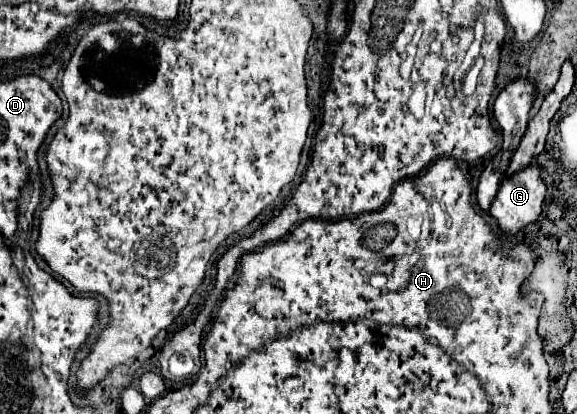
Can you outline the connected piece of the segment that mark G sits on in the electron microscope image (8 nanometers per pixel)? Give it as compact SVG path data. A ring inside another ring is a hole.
M529 165L501 181L489 213L495 217L503 233L515 235L521 227L539 217L543 197L545 183L541 179L541 167Z

